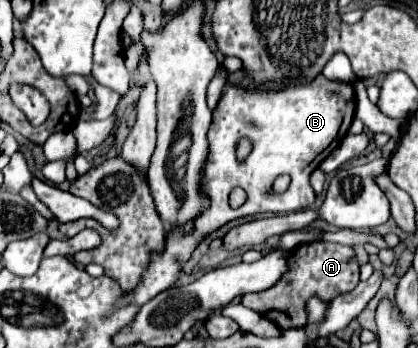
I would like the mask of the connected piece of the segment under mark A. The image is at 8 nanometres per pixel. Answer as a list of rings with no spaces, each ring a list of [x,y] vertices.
[[[300,245],[294,253],[294,269],[278,281],[278,285],[270,287],[262,293],[248,293],[240,301],[244,307],[264,315],[280,329],[298,329],[306,325],[308,311],[306,301],[310,297],[318,297],[322,301],[332,301],[340,293],[352,291],[360,281],[358,261],[354,259],[354,249],[348,245]]]

